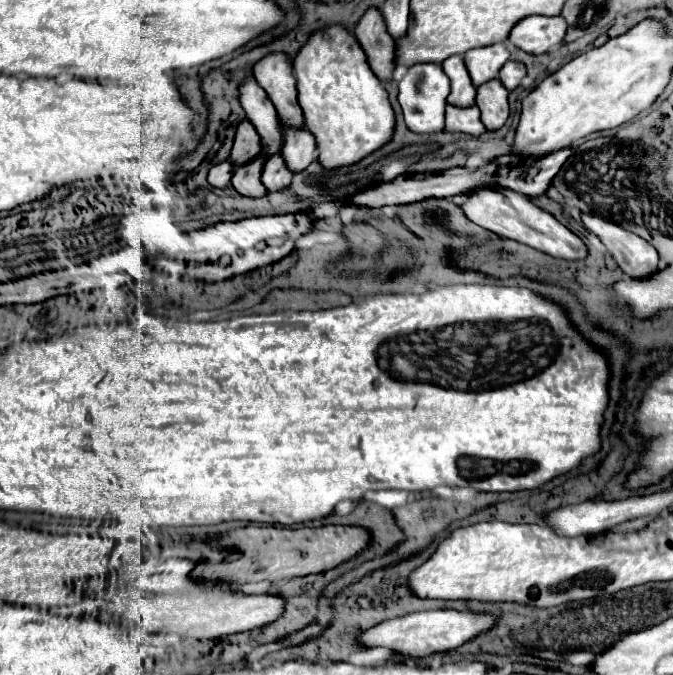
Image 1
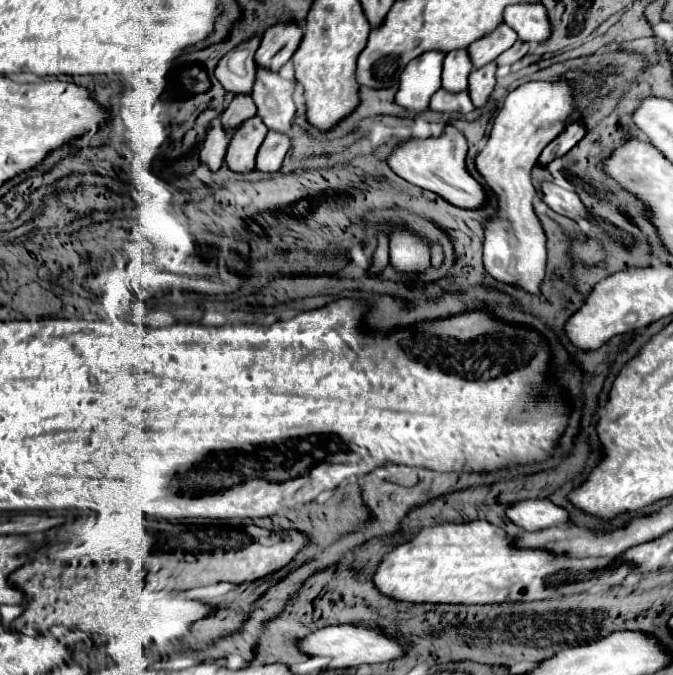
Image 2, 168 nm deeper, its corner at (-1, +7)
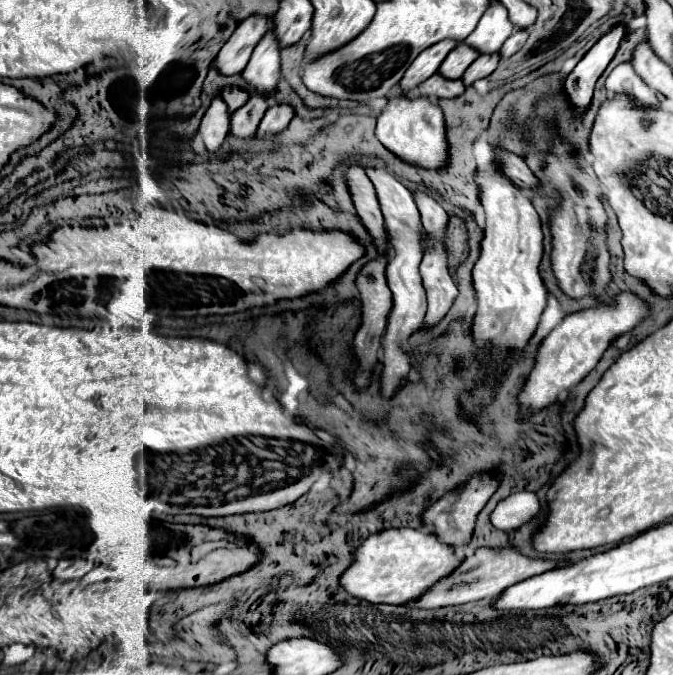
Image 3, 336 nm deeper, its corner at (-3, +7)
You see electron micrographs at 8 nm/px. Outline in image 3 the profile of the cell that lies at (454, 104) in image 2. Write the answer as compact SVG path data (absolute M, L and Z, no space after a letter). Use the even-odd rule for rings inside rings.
M440 73L430 75L418 89L414 89L416 95L426 95L426 97L458 97L464 93L462 79L446 79Z

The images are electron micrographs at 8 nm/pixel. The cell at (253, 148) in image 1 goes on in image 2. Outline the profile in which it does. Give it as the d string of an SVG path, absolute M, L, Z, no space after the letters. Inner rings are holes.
M240 95L234 97L228 105L228 109L222 113L222 127L228 133L234 133L236 129L240 129L240 125L248 119L252 119L256 115L256 105L252 101L250 95Z

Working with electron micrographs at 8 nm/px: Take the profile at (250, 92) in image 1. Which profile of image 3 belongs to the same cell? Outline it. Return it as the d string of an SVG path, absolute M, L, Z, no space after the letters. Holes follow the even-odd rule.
M254 13L238 23L234 33L230 35L230 41L224 43L224 47L220 49L216 57L216 69L222 75L242 73L242 69L246 67L246 61L250 59L254 45L258 43L262 33L266 33L268 21L270 19L266 19L264 15Z

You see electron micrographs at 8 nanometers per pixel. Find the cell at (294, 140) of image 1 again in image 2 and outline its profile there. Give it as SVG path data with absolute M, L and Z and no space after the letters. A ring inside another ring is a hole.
M258 69L252 99L256 101L258 117L268 125L268 129L278 133L290 133L298 109L292 95L294 83L282 79L274 71Z

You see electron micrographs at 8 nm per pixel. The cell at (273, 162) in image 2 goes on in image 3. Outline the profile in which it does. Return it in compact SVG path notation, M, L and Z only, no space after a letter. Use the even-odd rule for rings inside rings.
M278 103L272 105L272 107L266 111L266 115L264 115L264 119L262 119L256 135L258 135L258 137L266 137L266 135L270 135L270 133L278 133L278 131L286 129L294 115L296 115L296 113L294 113L294 107L292 107L292 105L278 105Z

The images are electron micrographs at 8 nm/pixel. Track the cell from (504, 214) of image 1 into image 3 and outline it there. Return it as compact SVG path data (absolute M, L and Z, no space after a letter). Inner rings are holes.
M398 93L394 97L388 97L388 103L378 117L376 125L376 137L380 143L396 153L400 159L424 167L424 169L436 169L444 167L448 159L448 141L446 141L446 125L442 109L432 103L428 97L412 97L406 93Z

